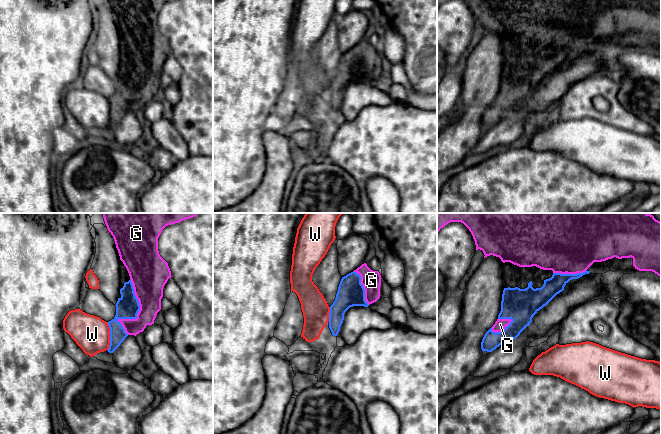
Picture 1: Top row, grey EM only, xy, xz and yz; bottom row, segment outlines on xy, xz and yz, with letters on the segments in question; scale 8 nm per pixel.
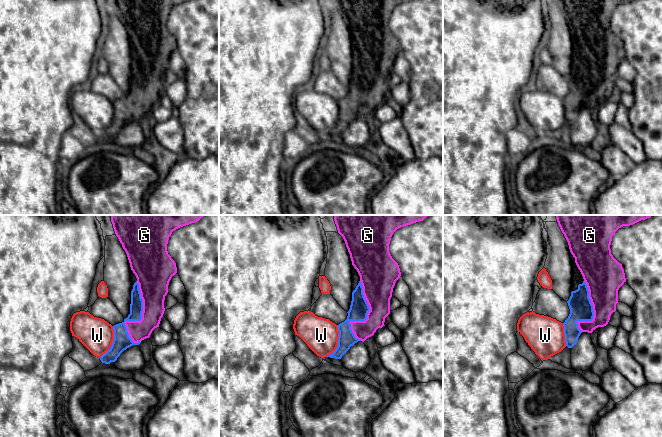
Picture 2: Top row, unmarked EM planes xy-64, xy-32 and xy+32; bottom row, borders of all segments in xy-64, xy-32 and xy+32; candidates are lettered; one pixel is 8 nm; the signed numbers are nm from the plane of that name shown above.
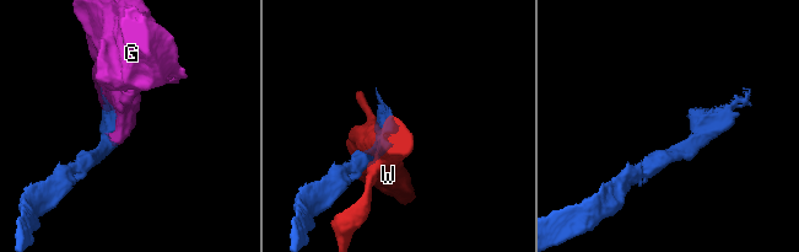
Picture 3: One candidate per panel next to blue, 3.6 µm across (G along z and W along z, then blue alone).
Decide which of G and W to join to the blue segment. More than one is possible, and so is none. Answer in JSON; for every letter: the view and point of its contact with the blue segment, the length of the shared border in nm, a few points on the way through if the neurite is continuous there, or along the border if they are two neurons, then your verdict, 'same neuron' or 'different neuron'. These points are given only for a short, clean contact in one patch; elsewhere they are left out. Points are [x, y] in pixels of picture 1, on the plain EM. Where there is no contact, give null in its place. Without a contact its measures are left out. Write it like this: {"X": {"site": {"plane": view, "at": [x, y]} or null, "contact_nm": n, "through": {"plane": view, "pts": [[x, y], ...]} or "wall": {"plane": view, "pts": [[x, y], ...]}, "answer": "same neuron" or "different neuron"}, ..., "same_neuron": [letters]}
{"G": {"site": {"plane": "xy", "at": [137, 89]}, "contact_nm": 460, "answer": "same neuron"}, "W": {"site": {"plane": "xy", "at": [110, 112]}, "contact_nm": 240, "answer": "different neuron"}, "same_neuron": ["G"]}

